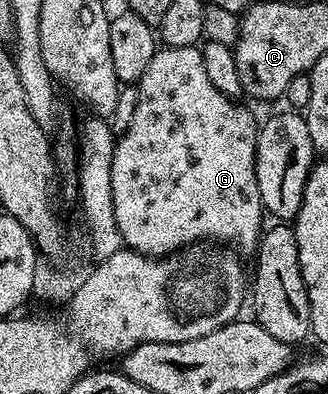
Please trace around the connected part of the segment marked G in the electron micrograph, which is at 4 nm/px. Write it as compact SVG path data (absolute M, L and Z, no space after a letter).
M190 46L189 48L166 48L156 49L153 60L149 60L149 68L145 68L145 76L139 79L138 88L140 99L137 100L136 112L133 114L128 130L118 135L113 152L113 216L117 216L117 228L123 237L124 247L135 250L139 254L148 256L162 256L173 254L187 249L189 246L206 243L214 240L219 244L232 242L234 249L254 251L258 247L259 239L265 229L265 211L261 192L257 188L257 168L255 167L255 149L257 148L257 136L259 126L255 118L236 99L222 94L209 80L205 72L202 49Z

